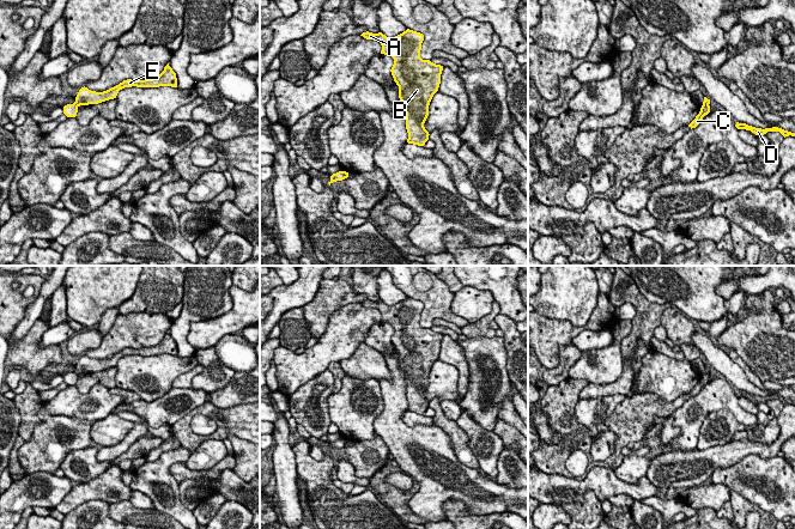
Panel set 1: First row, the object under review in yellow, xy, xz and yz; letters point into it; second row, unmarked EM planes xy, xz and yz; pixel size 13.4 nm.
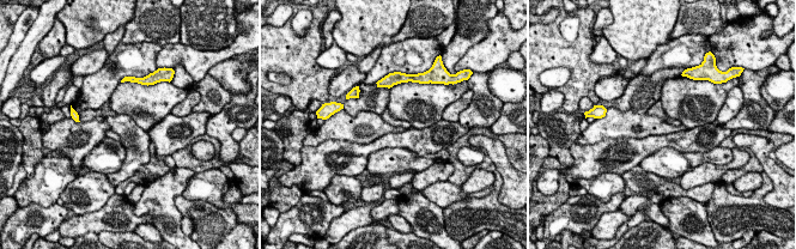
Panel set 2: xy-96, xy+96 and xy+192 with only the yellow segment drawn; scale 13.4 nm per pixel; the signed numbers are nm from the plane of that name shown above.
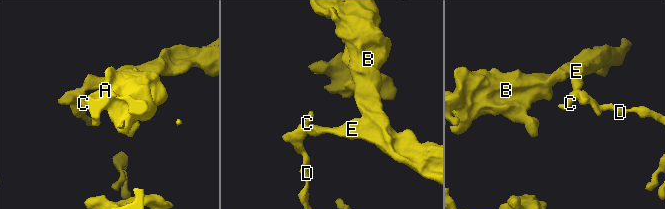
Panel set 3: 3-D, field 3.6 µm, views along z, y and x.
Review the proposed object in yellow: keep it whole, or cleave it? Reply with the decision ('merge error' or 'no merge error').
merge error

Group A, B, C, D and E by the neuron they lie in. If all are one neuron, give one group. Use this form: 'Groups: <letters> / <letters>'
Groups: A B E / C D

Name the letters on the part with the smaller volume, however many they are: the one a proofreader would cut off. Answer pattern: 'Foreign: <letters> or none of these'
Foreign: C, D

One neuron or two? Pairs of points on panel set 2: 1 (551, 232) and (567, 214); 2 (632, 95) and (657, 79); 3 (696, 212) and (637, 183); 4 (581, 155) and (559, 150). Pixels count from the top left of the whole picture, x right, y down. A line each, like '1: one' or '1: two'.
1: one
2: one
3: two
4: two

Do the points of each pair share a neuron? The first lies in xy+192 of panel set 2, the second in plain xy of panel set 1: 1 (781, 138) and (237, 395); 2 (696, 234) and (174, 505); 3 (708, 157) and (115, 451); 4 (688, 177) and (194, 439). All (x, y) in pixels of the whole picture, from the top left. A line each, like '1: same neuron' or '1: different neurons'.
1: different neurons
2: same neuron
3: different neurons
4: different neurons

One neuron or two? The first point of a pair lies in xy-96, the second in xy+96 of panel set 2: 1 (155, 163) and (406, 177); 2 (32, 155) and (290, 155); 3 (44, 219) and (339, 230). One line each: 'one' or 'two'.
1: one
2: one
3: two

